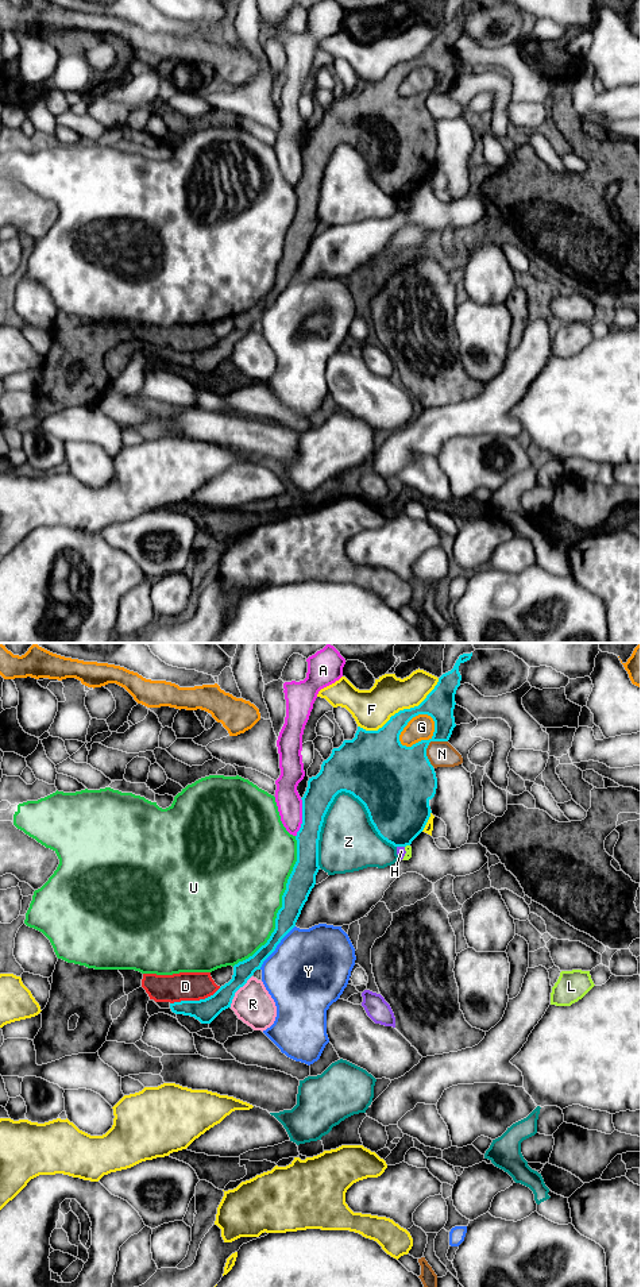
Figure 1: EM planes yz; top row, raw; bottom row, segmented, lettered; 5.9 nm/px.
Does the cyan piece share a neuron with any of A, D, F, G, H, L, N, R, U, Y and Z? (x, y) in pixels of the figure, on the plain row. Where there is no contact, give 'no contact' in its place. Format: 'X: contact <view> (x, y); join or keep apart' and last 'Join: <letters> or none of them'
A: contact yz (302, 169); keep apart
D: contact yz (194, 353); keep apart
F: contact yz (401, 62); keep apart
G: contact yz (410, 70); keep apart
H: contact yz (401, 197); keep apart
L: contact yz (406, 196); keep apart
N: contact yz (428, 96); keep apart
R: contact yz (236, 342); keep apart
U: contact yz (282, 258); keep apart
Y: contact yz (275, 299); keep apart
Z: contact yz (338, 145); keep apart
Join: none of them

